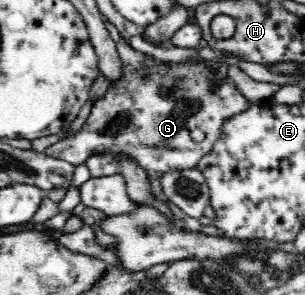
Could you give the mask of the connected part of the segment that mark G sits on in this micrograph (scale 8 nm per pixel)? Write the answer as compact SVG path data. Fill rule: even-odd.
M120 39L116 45L124 66L123 78L92 104L90 115L77 132L44 148L45 155L77 166L97 152L112 155L126 152L146 170L150 180L161 178L171 168L185 170L196 167L219 140L223 122L230 116L245 112L253 104L235 85L231 85L228 78L222 83L210 83L217 74L213 68L193 62L159 61L137 51L135 45L125 39ZM159 88L168 90L168 97L161 97ZM193 128L201 128L205 132L202 142L194 142L189 137Z

